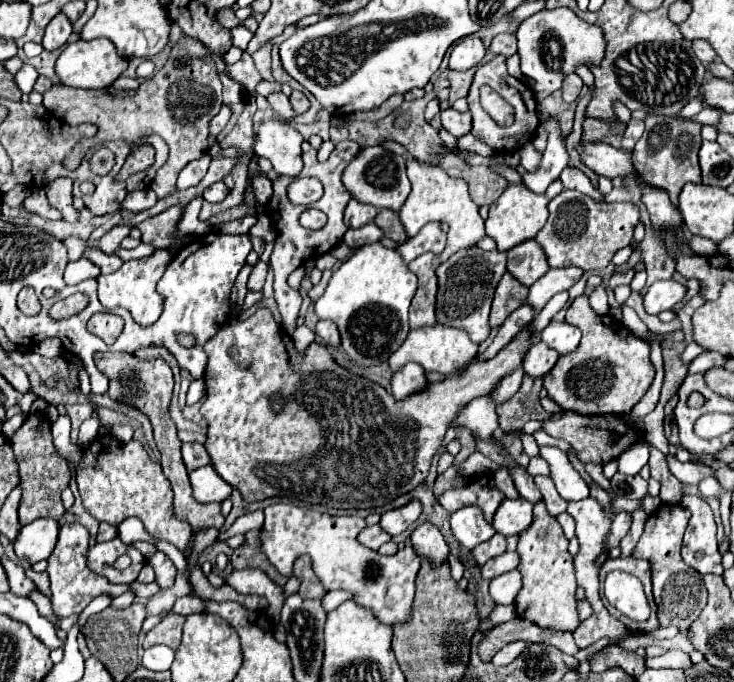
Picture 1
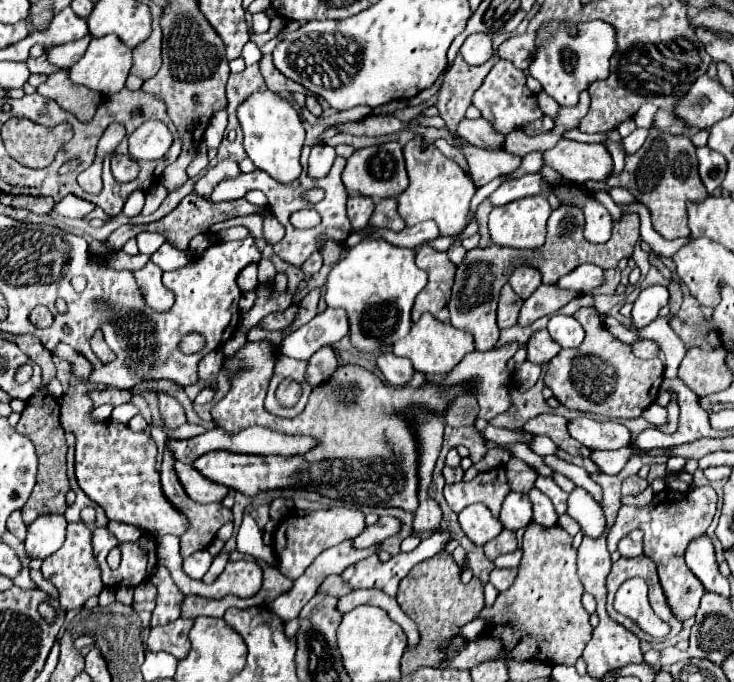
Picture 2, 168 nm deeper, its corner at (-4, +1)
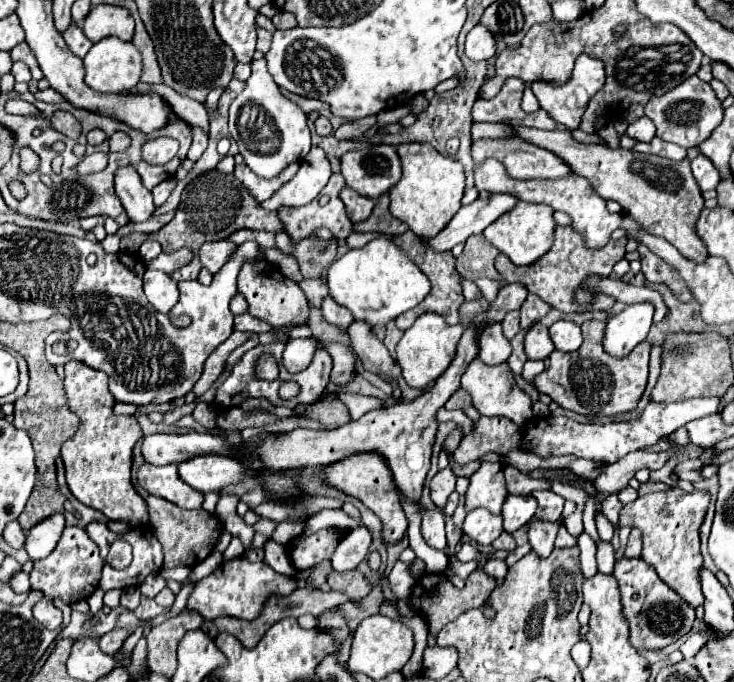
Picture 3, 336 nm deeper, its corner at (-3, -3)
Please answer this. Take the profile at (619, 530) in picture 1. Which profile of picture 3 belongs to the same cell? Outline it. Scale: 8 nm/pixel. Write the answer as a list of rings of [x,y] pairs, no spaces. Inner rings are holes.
[[[672,487],[668,491],[648,493],[638,497],[634,503],[624,505],[620,513],[620,527],[638,527],[644,537],[642,559],[652,565],[658,577],[680,595],[682,601],[690,603],[690,607],[698,607],[704,601],[698,571],[702,567],[700,555],[700,527],[706,517],[710,503],[708,491],[686,493],[680,487]]]

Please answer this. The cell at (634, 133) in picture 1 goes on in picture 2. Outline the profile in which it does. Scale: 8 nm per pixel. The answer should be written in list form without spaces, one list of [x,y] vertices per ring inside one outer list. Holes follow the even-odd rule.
[[[635,129],[631,135],[627,135],[627,137],[623,139],[625,151],[627,151],[627,153],[637,151],[637,149],[645,143],[645,139],[647,139],[647,129]]]

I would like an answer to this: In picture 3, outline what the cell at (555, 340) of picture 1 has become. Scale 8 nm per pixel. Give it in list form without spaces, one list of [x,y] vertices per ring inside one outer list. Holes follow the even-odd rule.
[[[556,321],[550,327],[550,337],[560,351],[576,351],[582,345],[580,327],[574,321]]]

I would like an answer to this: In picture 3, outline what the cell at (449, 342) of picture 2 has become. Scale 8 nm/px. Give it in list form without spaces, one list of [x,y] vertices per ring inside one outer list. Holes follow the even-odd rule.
[[[424,313],[420,319],[404,331],[402,339],[396,345],[396,361],[402,367],[402,377],[410,387],[424,389],[428,383],[436,381],[452,363],[456,355],[456,345],[464,333],[462,325],[446,325],[438,313]]]

